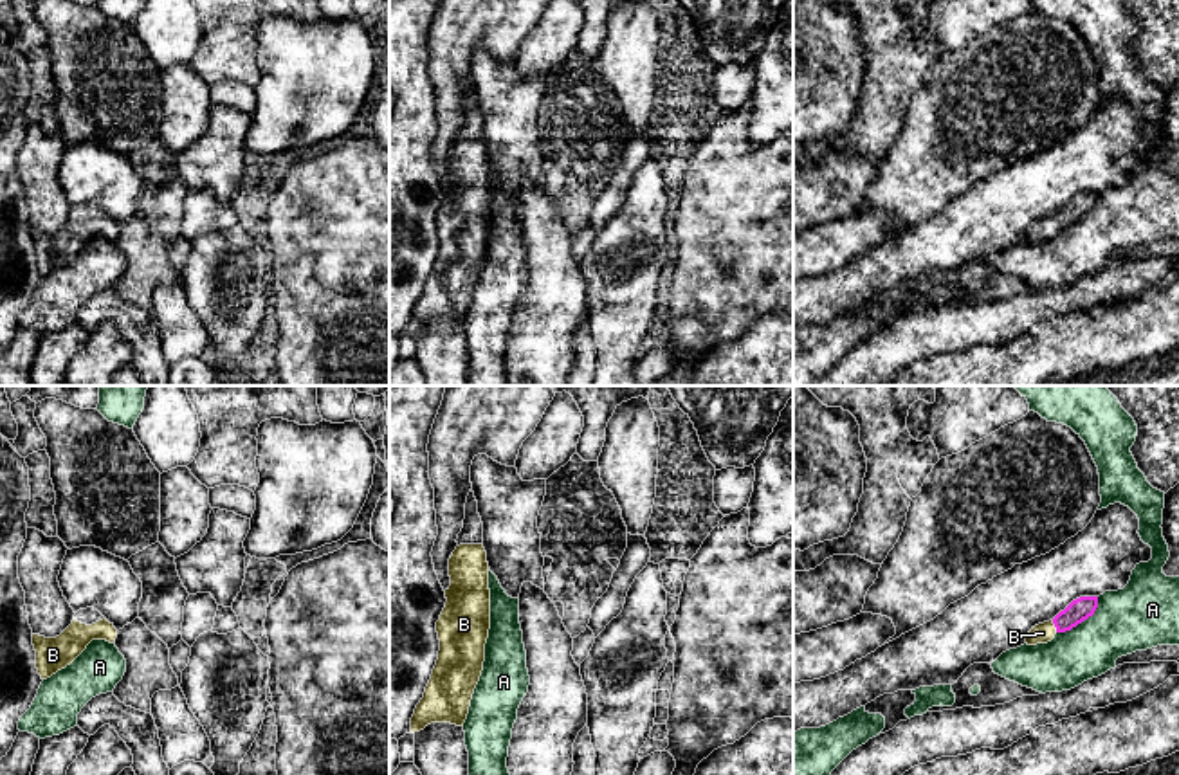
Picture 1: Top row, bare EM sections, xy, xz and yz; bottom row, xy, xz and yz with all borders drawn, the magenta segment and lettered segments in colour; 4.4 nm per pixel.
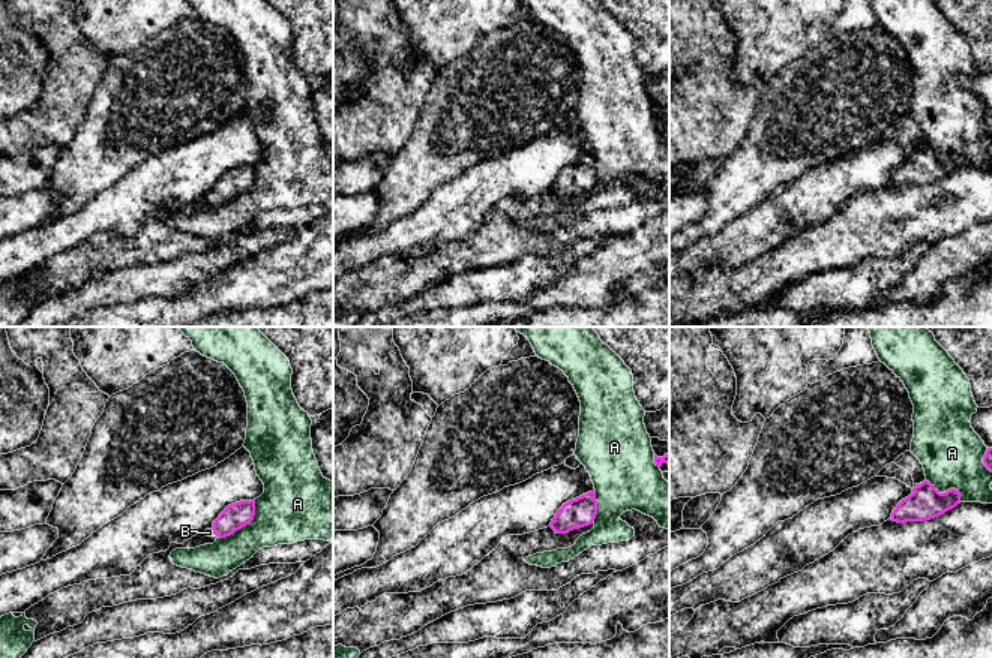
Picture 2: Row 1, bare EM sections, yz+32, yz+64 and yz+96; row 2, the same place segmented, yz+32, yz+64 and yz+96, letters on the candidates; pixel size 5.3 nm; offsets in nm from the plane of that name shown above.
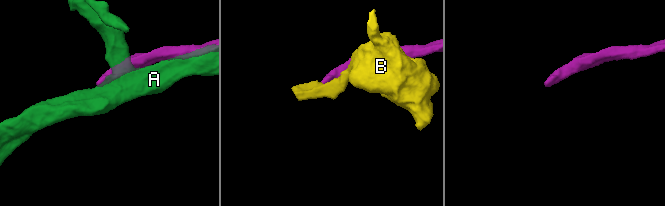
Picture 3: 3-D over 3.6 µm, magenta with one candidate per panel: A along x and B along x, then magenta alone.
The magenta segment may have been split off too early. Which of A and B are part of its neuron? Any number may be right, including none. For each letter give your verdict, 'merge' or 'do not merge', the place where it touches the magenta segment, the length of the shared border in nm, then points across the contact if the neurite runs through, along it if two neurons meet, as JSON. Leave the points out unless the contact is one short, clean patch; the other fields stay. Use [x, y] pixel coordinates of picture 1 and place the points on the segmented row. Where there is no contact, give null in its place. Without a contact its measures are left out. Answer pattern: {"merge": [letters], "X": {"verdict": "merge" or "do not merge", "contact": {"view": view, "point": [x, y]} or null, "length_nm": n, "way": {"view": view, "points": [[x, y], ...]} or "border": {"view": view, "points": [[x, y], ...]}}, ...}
{"merge": ["B"], "A": {"verdict": "do not merge", "contact": {"view": "yz", "point": [1082, 620]}, "length_nm": 260}, "B": {"verdict": "merge", "contact": {"view": "yz", "point": [1055, 626]}, "length_nm": 60, "way": {"view": "yz", "points": [[1077, 611], [1055, 626], [1042, 633]]}}}

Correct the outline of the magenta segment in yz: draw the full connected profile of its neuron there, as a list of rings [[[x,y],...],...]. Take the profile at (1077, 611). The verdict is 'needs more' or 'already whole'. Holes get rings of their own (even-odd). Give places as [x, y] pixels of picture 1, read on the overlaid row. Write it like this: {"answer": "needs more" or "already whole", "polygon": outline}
{"answer": "needs more", "polygon": [[[1080,597],[1073,600],[1053,620],[1035,625],[1028,638],[1028,645],[1047,643],[1056,633],[1065,633],[1094,615],[1098,607],[1098,597]]]}

